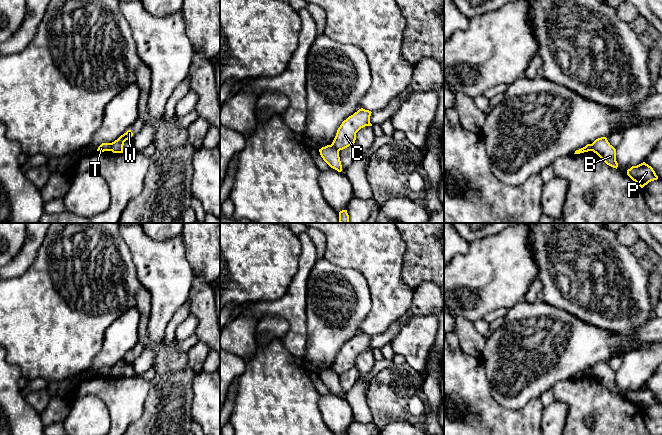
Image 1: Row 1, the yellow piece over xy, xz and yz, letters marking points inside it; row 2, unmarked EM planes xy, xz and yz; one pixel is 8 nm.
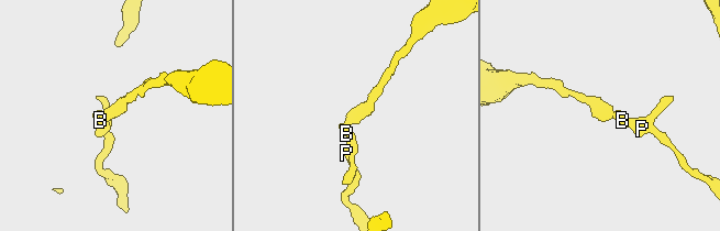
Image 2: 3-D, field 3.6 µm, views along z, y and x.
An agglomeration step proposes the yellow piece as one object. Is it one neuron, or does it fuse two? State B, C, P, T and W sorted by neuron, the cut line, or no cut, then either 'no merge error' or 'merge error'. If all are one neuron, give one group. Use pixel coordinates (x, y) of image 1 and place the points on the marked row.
groups B P T / C W; cut xy (110, 143), (111, 150); merge error

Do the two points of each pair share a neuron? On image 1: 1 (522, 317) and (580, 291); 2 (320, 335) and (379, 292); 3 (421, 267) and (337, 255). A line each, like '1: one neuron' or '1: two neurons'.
1: two neurons
2: two neurons
3: two neurons

